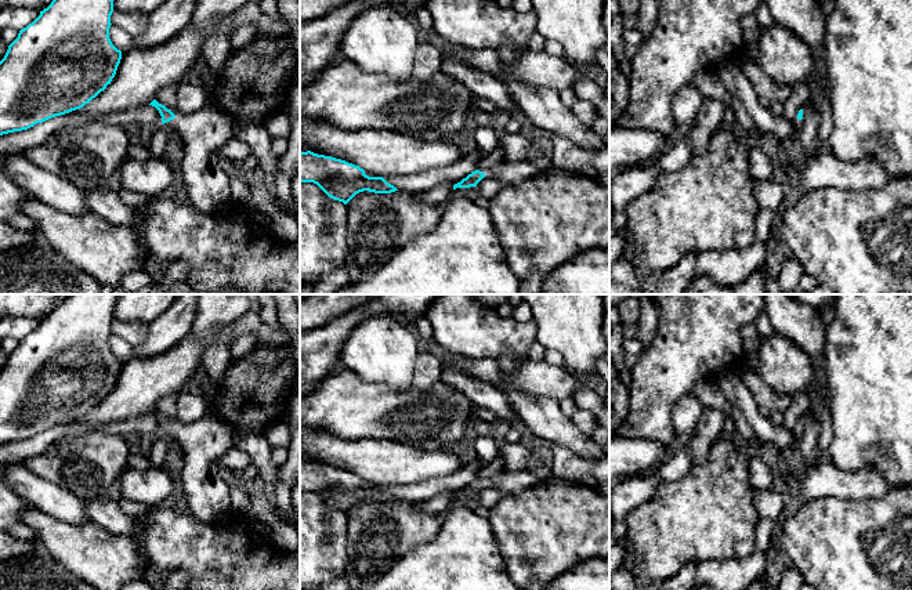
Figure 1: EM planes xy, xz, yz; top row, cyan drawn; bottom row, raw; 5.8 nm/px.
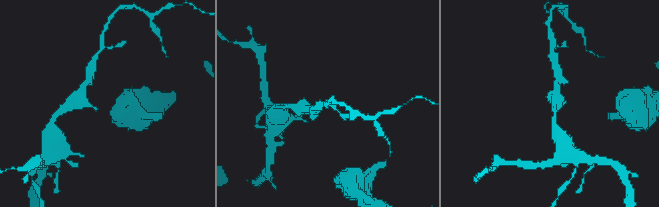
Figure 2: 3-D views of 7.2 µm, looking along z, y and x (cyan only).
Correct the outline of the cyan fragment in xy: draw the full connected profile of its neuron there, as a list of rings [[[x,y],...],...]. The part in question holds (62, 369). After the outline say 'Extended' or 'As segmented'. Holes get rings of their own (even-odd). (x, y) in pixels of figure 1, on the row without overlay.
[[[69,294],[40,325],[21,339],[0,370],[0,445],[22,441],[51,427],[83,417],[111,394],[122,369],[109,348],[119,294]]]. As segmented

